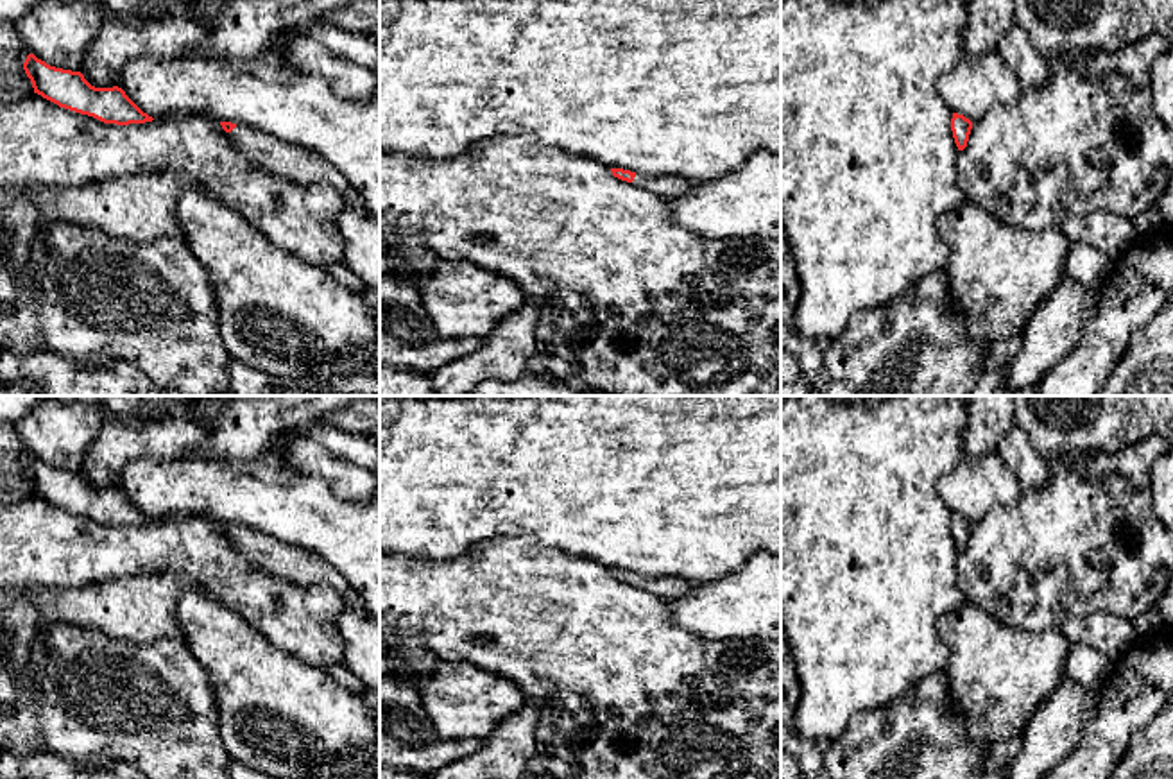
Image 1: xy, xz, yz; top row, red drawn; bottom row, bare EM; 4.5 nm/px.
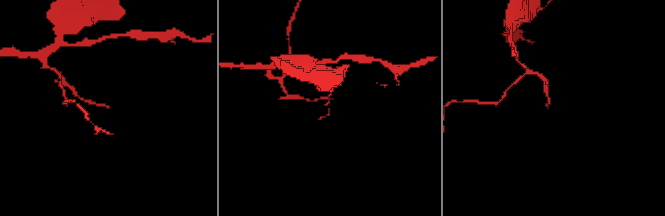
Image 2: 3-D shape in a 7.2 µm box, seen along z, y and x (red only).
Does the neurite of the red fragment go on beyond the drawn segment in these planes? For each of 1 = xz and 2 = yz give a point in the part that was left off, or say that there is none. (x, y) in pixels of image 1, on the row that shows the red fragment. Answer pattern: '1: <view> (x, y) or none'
1: xz (670, 187)
2: none

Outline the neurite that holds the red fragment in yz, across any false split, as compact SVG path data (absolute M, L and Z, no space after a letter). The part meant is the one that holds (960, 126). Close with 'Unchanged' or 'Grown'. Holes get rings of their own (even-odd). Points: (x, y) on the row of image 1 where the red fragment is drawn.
M953 113L951 131L958 150L963 150L967 147L971 129L972 129L972 122L969 118L965 118L963 115Z. Unchanged

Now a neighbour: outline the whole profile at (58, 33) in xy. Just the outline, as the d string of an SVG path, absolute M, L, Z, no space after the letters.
M41 0L13 25L38 59L56 68L79 72L102 21L102 9L97 5Z

